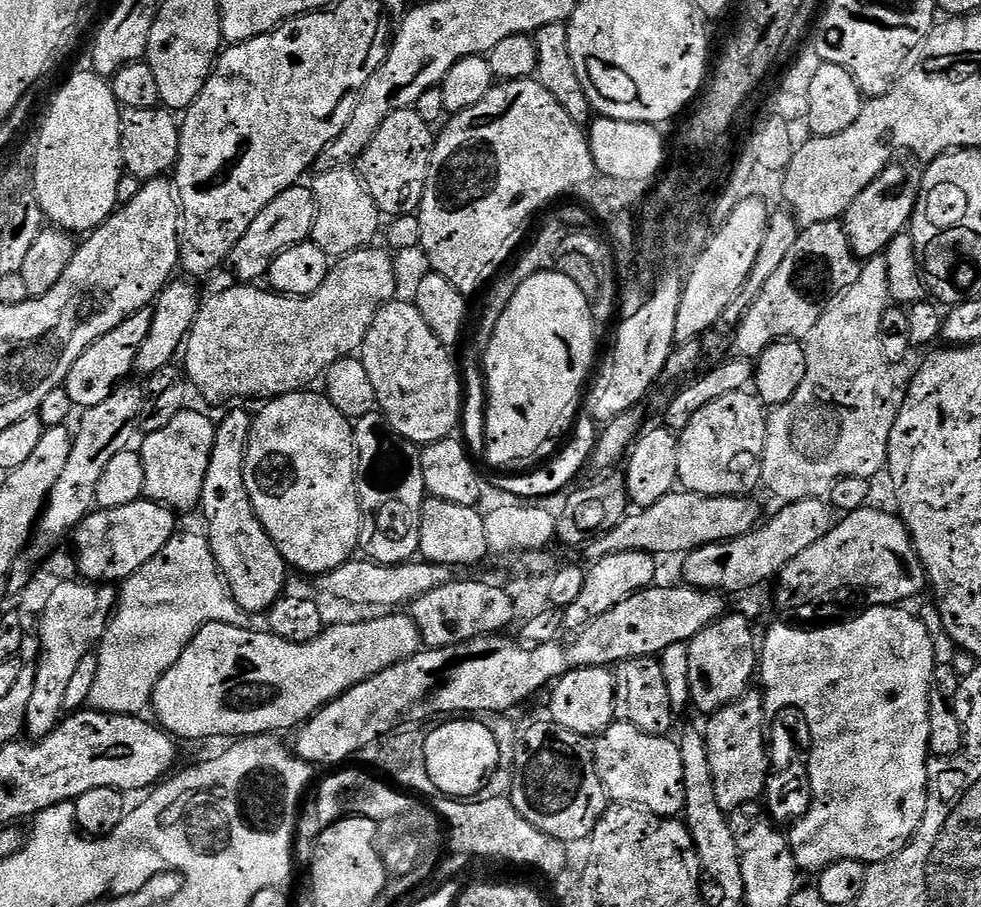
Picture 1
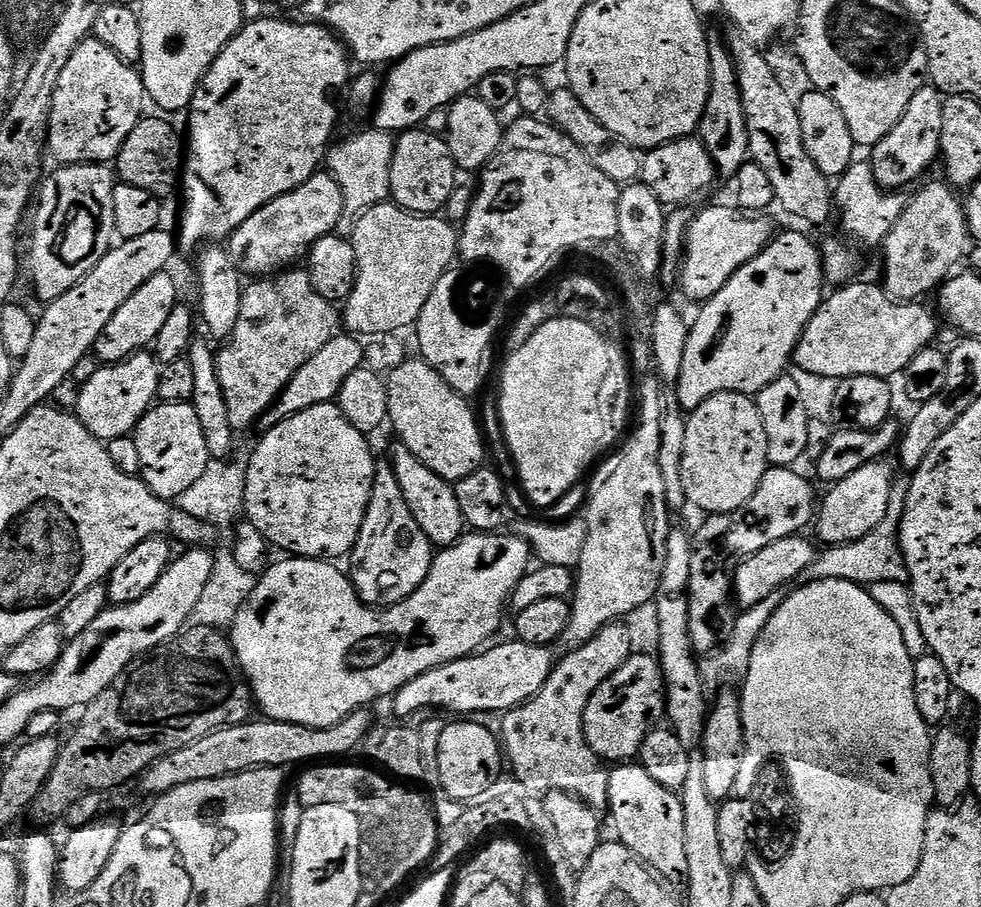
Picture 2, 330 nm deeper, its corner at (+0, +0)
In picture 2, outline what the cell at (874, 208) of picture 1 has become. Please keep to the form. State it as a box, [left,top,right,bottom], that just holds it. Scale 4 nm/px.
[870,86,946,190]

